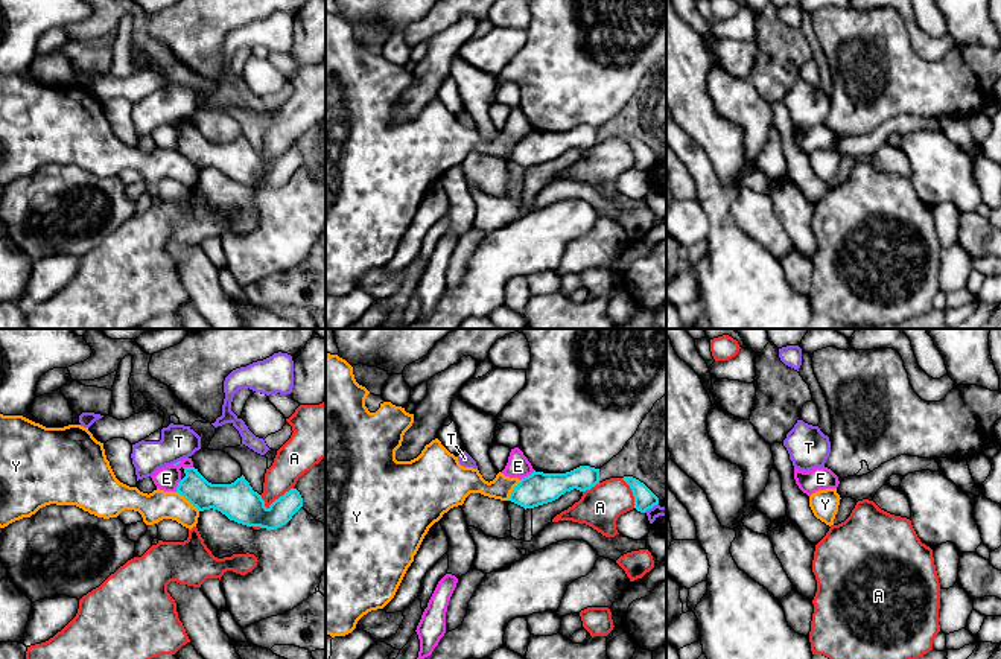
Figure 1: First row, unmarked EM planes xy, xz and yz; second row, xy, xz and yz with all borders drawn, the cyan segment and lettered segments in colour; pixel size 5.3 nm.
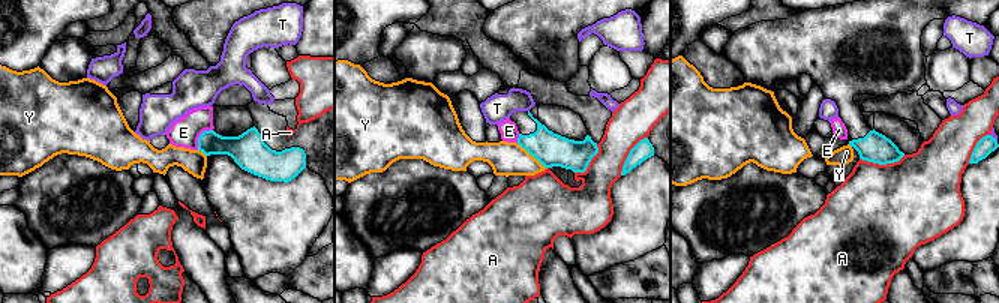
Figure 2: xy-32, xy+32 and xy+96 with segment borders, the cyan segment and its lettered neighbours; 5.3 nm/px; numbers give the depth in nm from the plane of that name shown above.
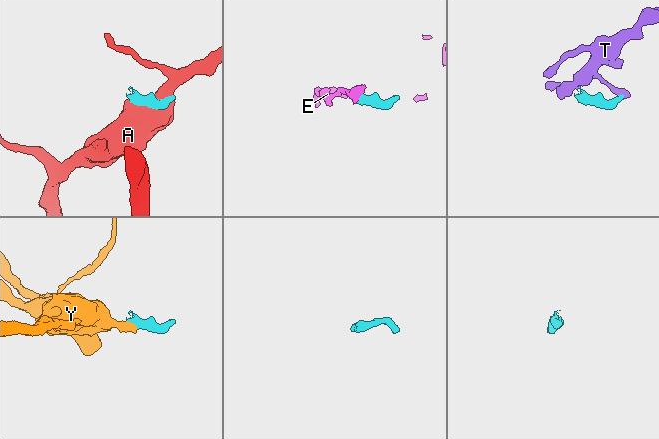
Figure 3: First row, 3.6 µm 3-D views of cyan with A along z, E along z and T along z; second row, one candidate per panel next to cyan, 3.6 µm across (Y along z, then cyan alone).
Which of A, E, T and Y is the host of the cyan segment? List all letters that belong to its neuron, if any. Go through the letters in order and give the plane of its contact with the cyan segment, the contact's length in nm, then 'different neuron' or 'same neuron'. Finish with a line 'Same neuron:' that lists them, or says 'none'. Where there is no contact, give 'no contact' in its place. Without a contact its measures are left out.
A: contact in xy; length 190 nm; different neuron
E: contact in xz; length 90 nm; different neuron
T: contact in xz; length 90 nm; different neuron
Y: contact in xy; length 170 nm; different neuron
Same neuron: none

